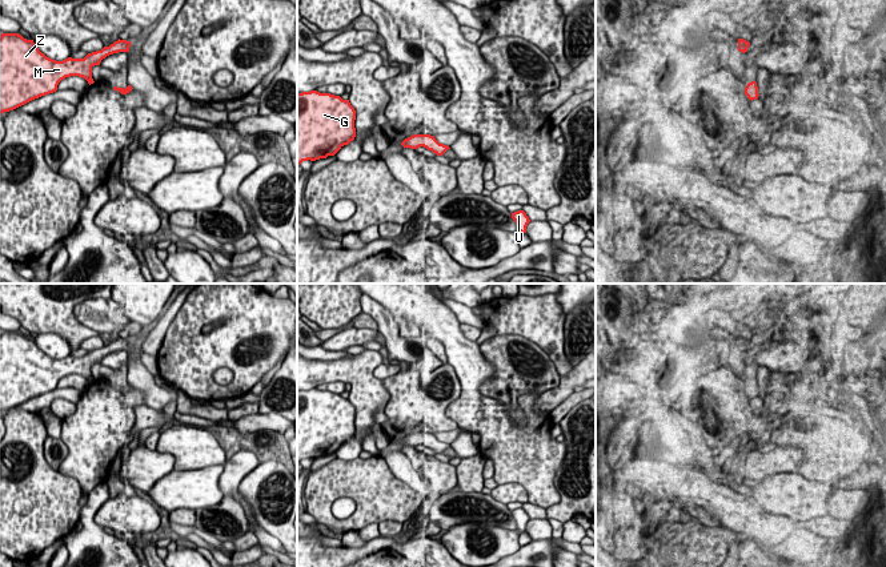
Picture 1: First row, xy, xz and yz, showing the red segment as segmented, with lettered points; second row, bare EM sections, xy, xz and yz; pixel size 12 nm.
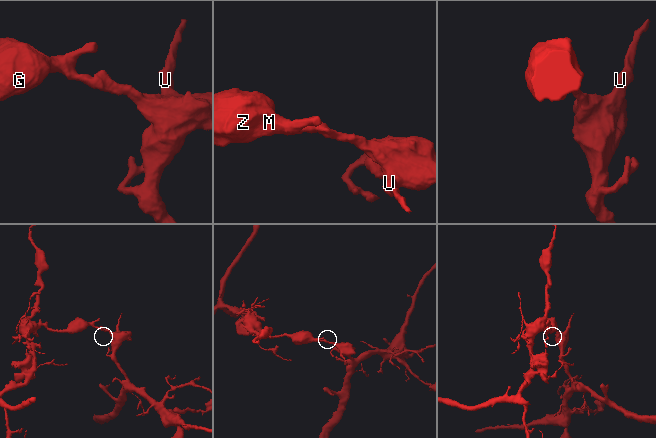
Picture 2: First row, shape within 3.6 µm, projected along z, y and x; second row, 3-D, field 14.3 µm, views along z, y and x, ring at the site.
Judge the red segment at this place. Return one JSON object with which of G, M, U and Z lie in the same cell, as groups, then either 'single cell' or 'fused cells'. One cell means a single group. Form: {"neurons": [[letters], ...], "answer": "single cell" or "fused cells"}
{"neurons": [["G", "M", "Z"], ["U"]], "answer": "fused cells"}

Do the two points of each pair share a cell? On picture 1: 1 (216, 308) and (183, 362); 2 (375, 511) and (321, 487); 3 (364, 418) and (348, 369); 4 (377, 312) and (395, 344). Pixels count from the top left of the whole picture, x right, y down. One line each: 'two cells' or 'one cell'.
1: one cell
2: one cell
3: one cell
4: one cell

